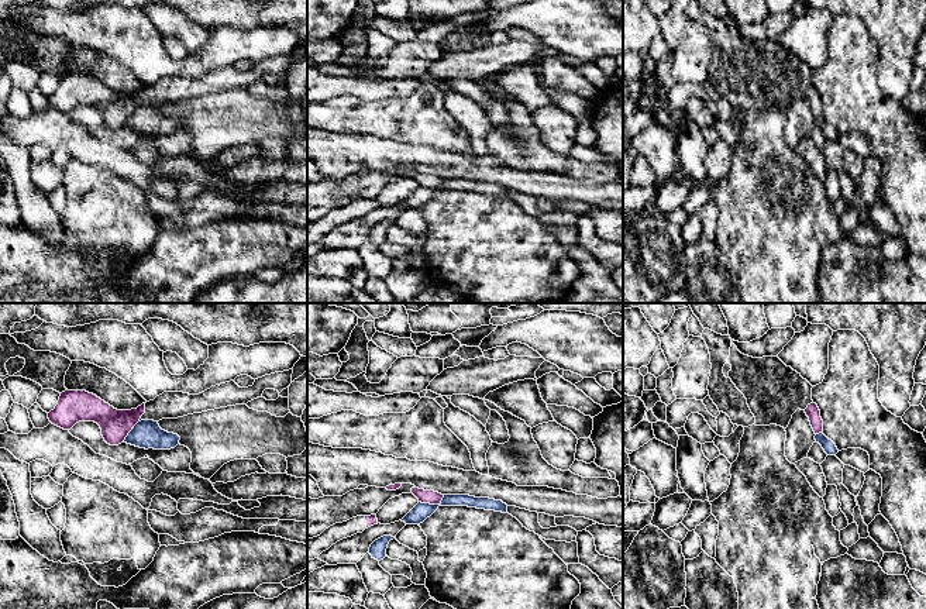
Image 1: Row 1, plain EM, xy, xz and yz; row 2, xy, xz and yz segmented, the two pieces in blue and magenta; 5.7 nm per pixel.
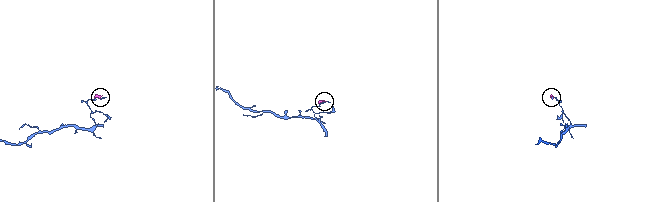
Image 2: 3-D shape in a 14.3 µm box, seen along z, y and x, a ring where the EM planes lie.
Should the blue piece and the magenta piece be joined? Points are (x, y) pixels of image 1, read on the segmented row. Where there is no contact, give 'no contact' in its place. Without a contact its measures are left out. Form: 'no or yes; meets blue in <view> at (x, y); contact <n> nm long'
no; meets blue in xz at (433, 505); contact 160 nm long

